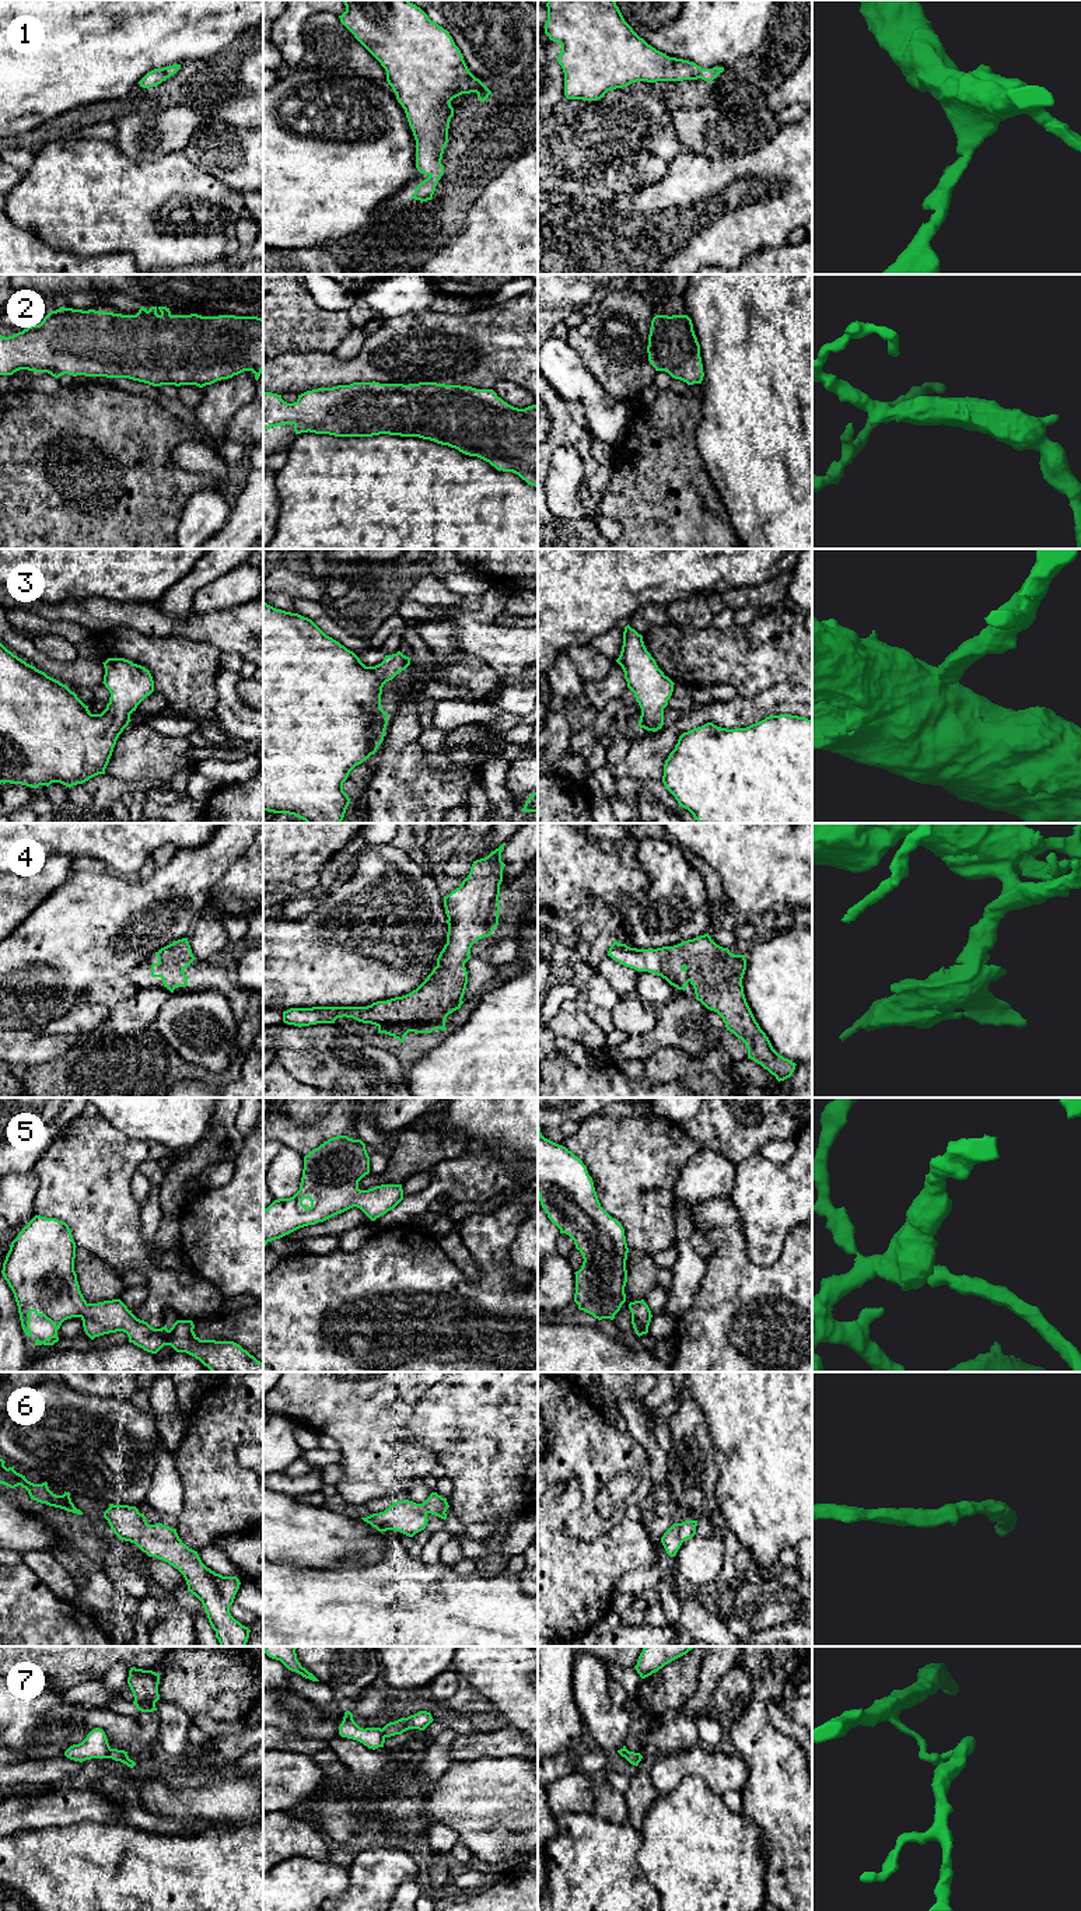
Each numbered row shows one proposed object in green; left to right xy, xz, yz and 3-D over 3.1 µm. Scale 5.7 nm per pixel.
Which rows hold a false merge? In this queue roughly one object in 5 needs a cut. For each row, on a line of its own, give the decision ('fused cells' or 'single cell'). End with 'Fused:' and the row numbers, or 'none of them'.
1: single cell
2: single cell
3: single cell
4: single cell
5: single cell
6: single cell
7: fused cells
Fused: 7

